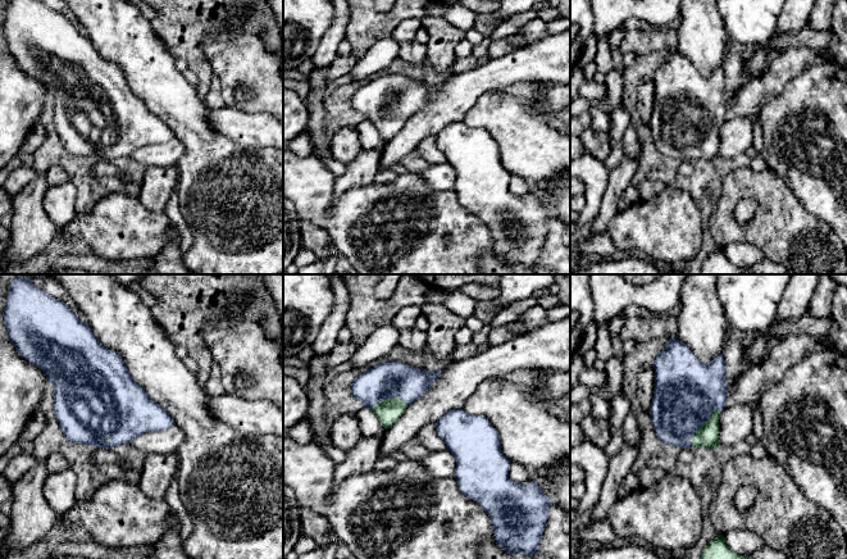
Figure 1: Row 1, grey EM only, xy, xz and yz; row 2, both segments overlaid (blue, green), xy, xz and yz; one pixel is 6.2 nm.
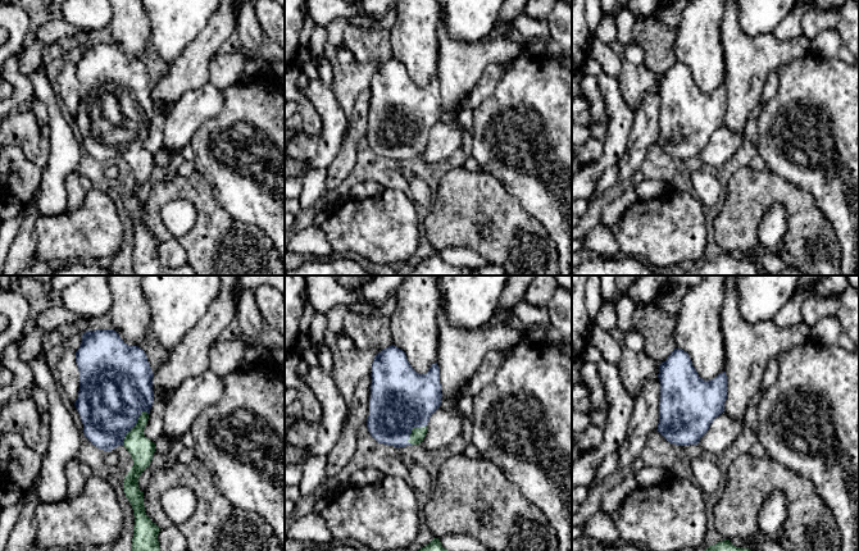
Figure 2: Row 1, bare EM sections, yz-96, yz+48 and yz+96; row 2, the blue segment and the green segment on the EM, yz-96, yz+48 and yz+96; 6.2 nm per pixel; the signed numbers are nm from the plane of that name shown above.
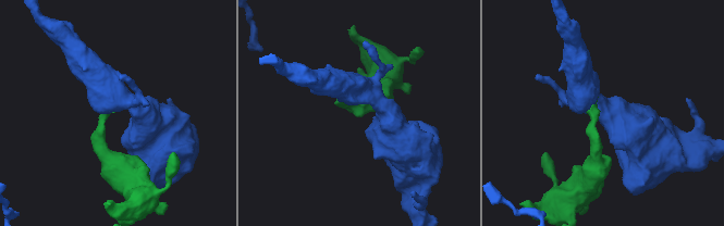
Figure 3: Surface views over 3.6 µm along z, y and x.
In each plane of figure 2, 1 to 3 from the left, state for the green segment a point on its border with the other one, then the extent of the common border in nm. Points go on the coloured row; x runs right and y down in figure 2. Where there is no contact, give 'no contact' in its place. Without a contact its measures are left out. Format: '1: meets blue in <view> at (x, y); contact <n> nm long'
1: meets blue in yz-96 at (133, 426); contact 260 nm long
2: meets blue in yz+48 at (413, 427); contact 170 nm long
3: no contact

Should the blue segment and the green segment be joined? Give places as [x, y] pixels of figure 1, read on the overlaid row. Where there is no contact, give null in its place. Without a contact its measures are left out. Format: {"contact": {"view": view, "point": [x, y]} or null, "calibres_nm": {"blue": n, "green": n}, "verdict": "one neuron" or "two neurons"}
{"contact": {"view": "yz", "point": [701, 425]}, "calibres_nm": {"blue": 400, "green": 140}, "verdict": "one neuron"}

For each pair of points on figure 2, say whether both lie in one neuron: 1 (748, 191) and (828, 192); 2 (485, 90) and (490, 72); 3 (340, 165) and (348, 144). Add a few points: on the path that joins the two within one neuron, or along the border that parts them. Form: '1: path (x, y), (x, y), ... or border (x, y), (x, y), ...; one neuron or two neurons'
1: border (782, 178), (805, 190), (826, 218); two neurons
2: path (486, 86), (490, 76); one neuron
3: path (345, 160), (348, 149); one neuron

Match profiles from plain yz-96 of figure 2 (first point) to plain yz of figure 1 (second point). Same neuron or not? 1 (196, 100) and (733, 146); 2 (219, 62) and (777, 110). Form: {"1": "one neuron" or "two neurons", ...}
{"1": "one neuron", "2": "two neurons"}

